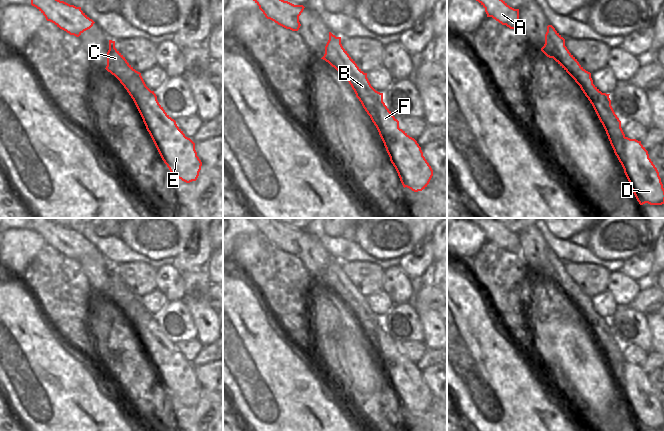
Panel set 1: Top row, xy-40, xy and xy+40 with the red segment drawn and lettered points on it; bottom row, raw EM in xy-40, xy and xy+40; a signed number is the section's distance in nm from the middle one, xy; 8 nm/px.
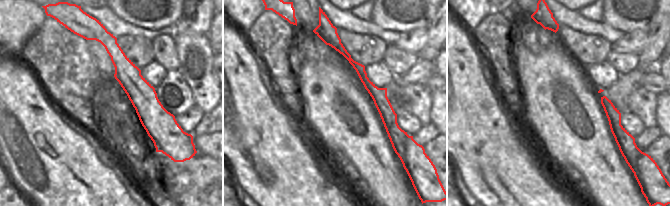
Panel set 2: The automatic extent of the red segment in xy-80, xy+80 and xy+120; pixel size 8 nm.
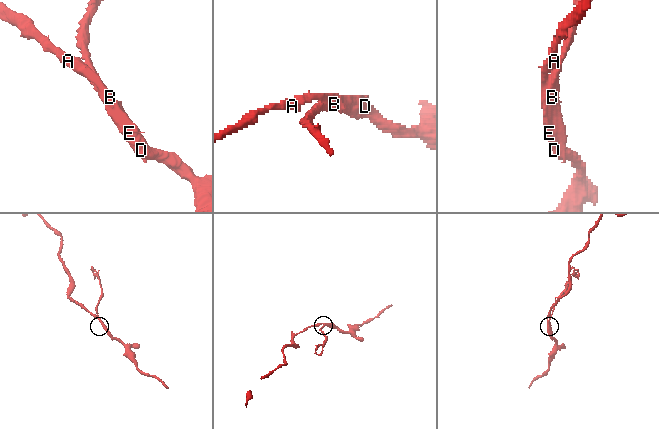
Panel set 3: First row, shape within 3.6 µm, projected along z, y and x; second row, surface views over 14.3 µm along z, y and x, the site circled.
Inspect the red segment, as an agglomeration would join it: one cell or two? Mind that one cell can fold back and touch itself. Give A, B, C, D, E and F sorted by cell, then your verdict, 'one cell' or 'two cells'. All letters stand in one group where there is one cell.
A D E F / B C | two cells

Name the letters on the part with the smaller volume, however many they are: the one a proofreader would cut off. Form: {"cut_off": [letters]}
{"cut_off": ["B", "C"]}

